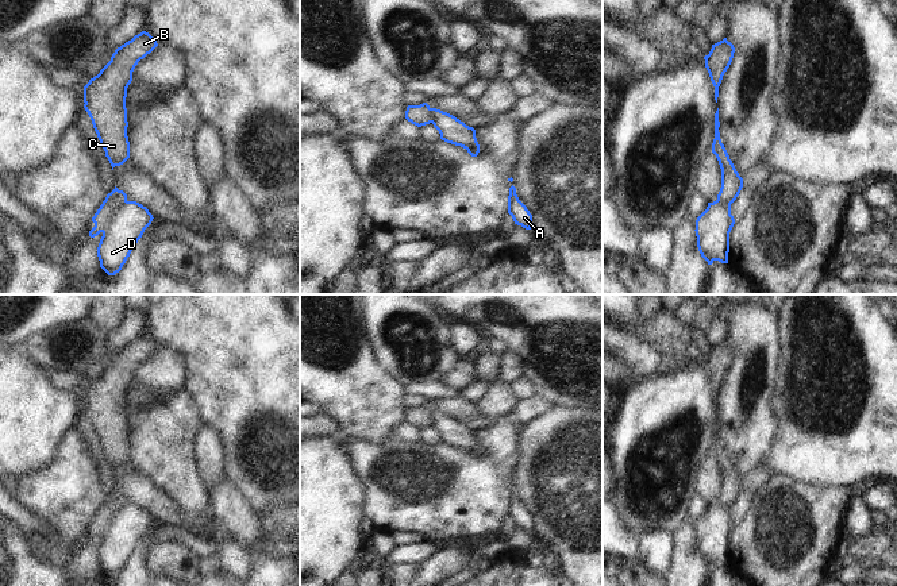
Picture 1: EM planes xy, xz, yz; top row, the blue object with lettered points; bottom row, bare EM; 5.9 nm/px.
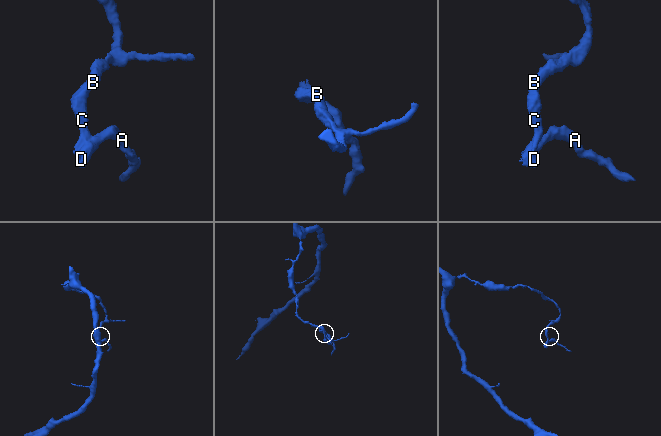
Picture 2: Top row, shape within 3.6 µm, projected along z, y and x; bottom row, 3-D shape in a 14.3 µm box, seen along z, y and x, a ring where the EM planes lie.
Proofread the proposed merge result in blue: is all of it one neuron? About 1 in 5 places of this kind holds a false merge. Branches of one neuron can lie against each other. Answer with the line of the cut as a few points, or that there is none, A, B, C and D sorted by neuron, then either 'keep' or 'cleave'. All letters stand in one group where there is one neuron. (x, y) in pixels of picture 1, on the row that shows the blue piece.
cut xy (126, 200), (114, 212), (103, 232); groups A D / B C; cleave

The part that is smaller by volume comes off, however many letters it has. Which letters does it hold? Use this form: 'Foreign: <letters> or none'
Foreign: A, D

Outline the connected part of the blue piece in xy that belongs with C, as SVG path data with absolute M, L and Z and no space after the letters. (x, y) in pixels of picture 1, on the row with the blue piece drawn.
M142 31L118 47L111 61L84 86L84 108L112 170L130 158L126 97L132 72L157 46L157 41Z

